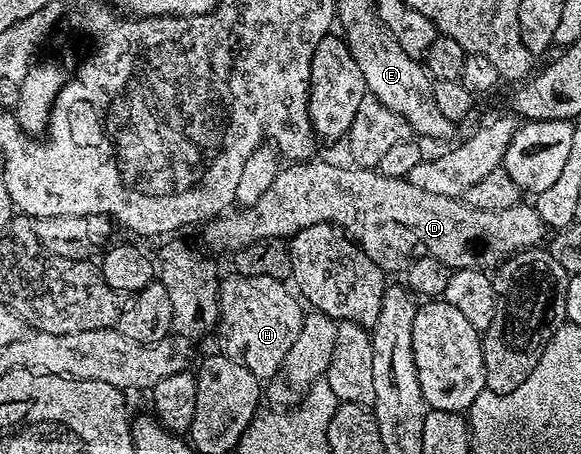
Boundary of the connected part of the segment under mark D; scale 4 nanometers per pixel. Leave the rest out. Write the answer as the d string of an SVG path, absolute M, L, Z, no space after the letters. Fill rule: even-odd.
M293 161L282 166L275 181L263 195L250 207L230 210L220 217L208 220L204 224L205 239L217 251L236 253L242 247L264 239L288 240L295 233L307 229L307 225L334 223L341 228L353 242L359 244L363 253L375 261L381 270L392 273L408 268L415 259L430 255L443 261L450 269L470 267L476 271L488 272L496 269L520 251L532 251L542 246L541 238L547 234L543 217L539 217L536 206L522 201L511 205L511 209L499 209L499 213L487 213L483 209L470 207L461 199L439 197L435 193L427 193L416 185L411 185L408 178L397 179L396 174L383 175L376 169L348 165L336 167L333 163L317 163L318 161Z

